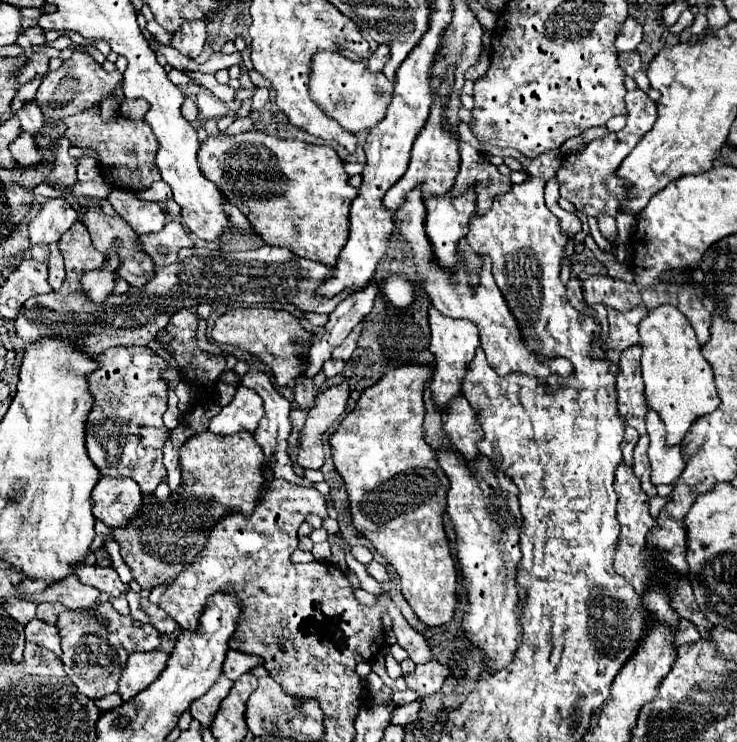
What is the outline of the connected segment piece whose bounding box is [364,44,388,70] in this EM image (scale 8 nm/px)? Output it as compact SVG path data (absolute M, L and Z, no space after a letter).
M378 46L374 52L372 52L372 58L370 60L364 60L372 70L382 70L382 66L386 64L386 58L388 58L388 46Z

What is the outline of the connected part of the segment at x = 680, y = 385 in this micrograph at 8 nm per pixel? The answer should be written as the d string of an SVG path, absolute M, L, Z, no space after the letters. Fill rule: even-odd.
M658 306L638 326L642 346L642 378L646 384L646 402L666 424L666 442L678 444L688 428L708 412L720 406L712 366L702 358L702 346L690 322L676 306Z

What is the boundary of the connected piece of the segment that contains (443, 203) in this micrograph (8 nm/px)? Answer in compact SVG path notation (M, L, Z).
M468 190L468 194L462 194L460 198L452 198L450 194L444 194L440 198L426 198L426 234L432 242L434 256L440 266L454 268L456 266L456 244L460 238L468 232L468 220L476 212L476 190Z

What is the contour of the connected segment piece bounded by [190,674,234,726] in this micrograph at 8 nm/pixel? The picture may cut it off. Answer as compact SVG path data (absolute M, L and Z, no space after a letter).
M220 674L220 678L214 682L214 686L202 698L192 702L192 706L190 706L192 718L196 718L202 726L210 726L214 716L216 716L216 712L218 712L218 708L220 708L220 702L228 696L232 684L234 682L230 678Z

